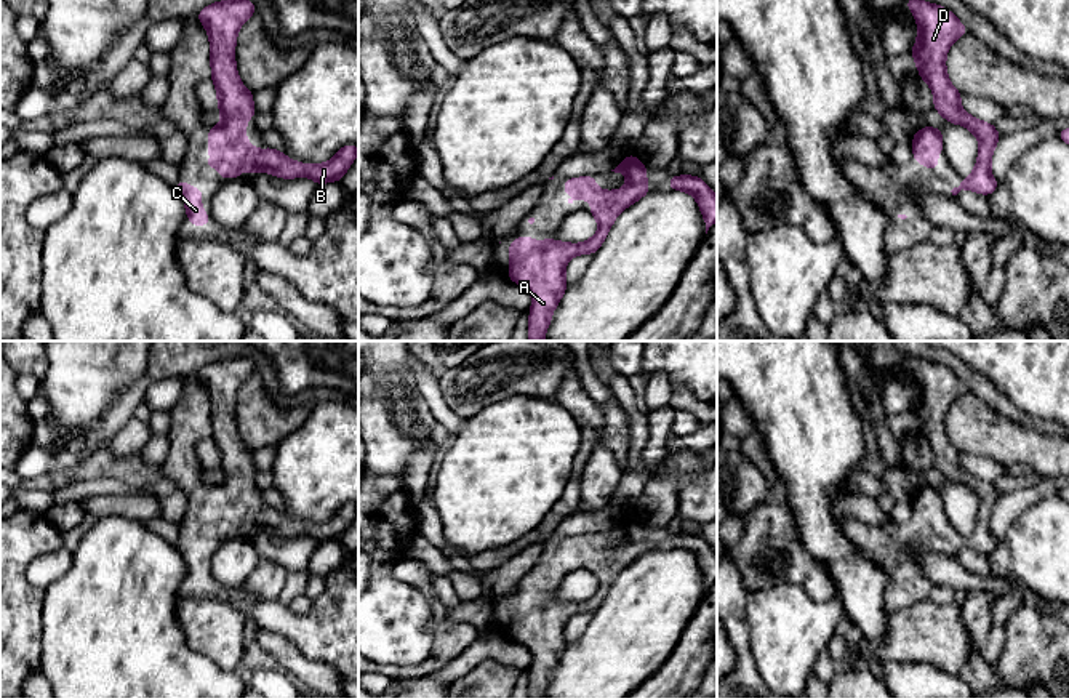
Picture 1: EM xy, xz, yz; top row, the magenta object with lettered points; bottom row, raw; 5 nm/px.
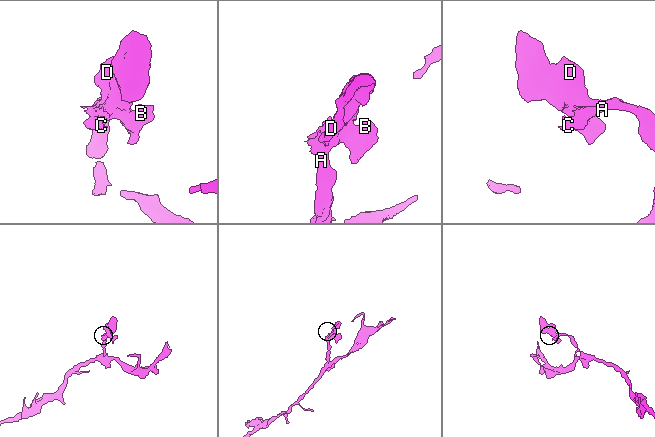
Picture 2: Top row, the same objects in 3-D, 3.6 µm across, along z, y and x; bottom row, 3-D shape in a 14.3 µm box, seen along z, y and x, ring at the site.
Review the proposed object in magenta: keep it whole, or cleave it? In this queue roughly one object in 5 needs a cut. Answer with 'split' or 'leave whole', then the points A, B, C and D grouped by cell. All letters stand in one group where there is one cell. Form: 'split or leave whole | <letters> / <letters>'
leave whole | A B C D

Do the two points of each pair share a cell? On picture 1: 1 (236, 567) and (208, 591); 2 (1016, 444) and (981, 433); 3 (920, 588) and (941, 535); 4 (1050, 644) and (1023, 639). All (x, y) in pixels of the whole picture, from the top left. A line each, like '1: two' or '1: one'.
1: two
2: one
3: one
4: one

